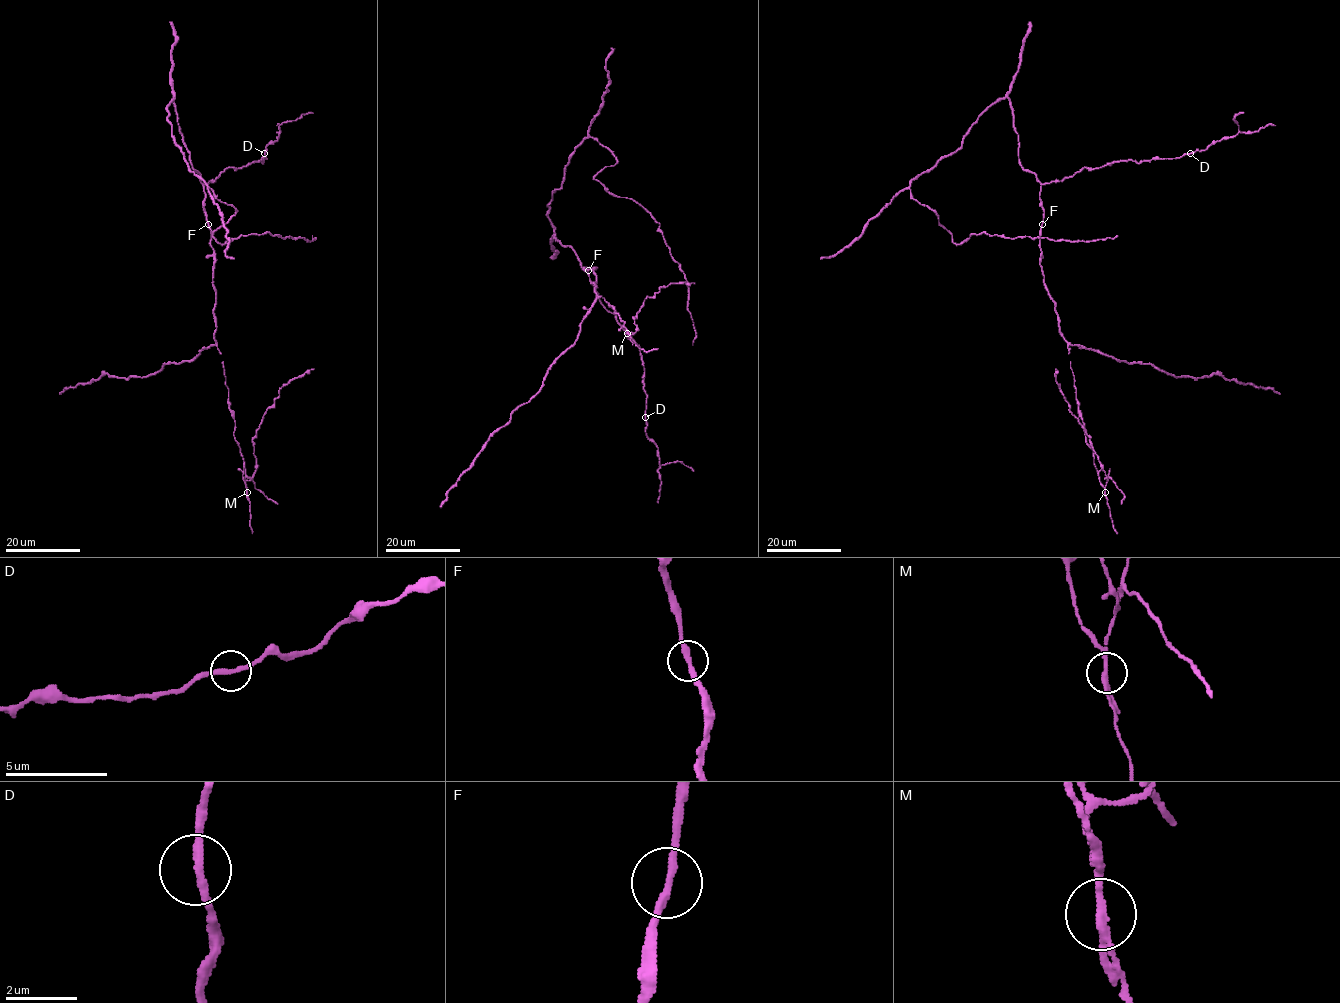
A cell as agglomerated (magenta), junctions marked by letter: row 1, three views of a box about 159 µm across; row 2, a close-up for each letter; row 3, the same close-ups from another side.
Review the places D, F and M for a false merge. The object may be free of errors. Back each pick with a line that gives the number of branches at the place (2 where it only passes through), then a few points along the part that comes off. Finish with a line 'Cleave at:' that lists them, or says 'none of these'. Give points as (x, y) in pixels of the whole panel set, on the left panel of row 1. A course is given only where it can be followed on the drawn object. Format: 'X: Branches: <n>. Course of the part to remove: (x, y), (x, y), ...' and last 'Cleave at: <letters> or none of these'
M: Branches: 2. Course of the part to remove: (246, 492), (245, 482), (252, 478), (256, 466), (252, 439), (264, 413), (282, 387), (314, 369)
Cleave at: M

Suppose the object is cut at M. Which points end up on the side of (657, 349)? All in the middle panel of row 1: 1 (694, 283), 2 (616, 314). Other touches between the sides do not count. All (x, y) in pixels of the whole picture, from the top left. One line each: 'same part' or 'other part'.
1: same part
2: other part

